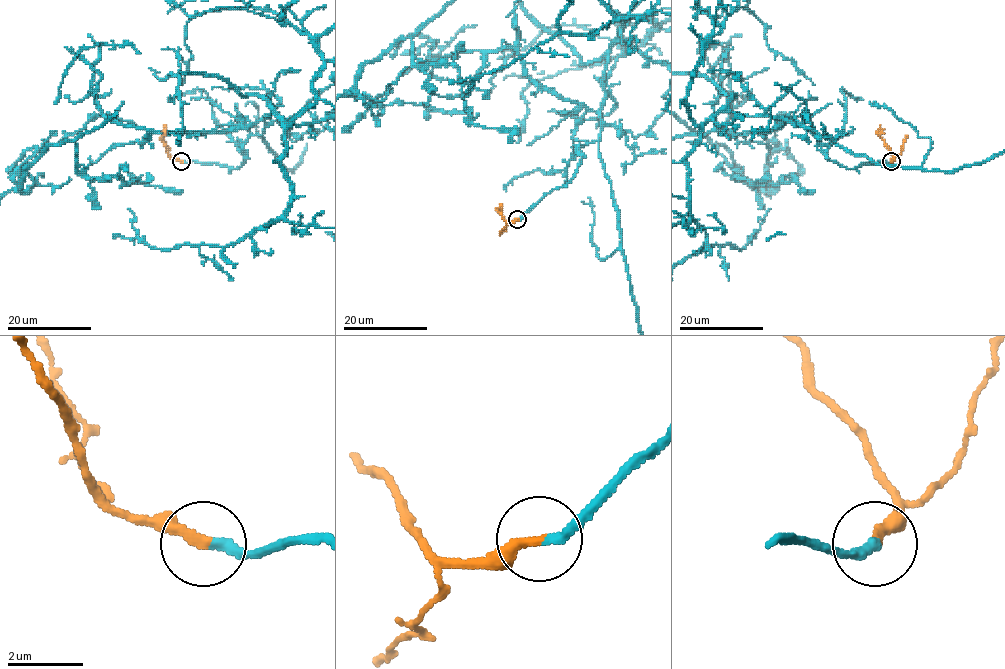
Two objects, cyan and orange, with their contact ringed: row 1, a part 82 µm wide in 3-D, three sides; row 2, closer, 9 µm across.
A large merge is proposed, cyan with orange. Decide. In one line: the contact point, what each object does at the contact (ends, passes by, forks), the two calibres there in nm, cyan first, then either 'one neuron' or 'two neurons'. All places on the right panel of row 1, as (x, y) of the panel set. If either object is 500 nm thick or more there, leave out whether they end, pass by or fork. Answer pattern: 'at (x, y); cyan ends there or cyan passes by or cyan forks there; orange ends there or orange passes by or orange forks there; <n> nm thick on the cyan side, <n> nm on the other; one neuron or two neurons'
at (891, 161); cyan ends there; orange ends there; 240 nm thick on the cyan side, 280 nm on the other; one neuron

